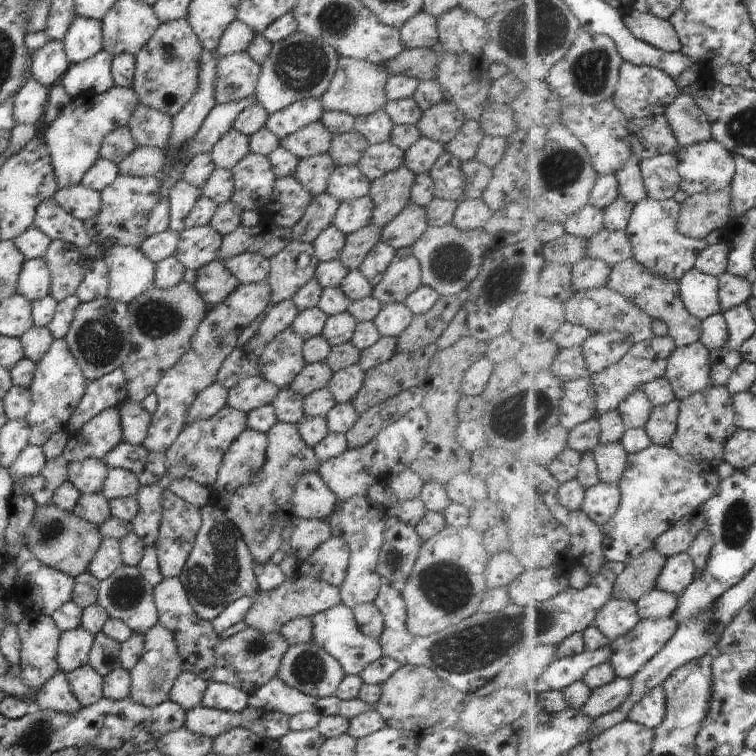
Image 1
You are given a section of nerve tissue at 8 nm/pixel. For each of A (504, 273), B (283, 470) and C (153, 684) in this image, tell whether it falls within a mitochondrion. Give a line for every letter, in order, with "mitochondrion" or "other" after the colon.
A: mitochondrion
B: mitochondrion
C: mitochondrion

